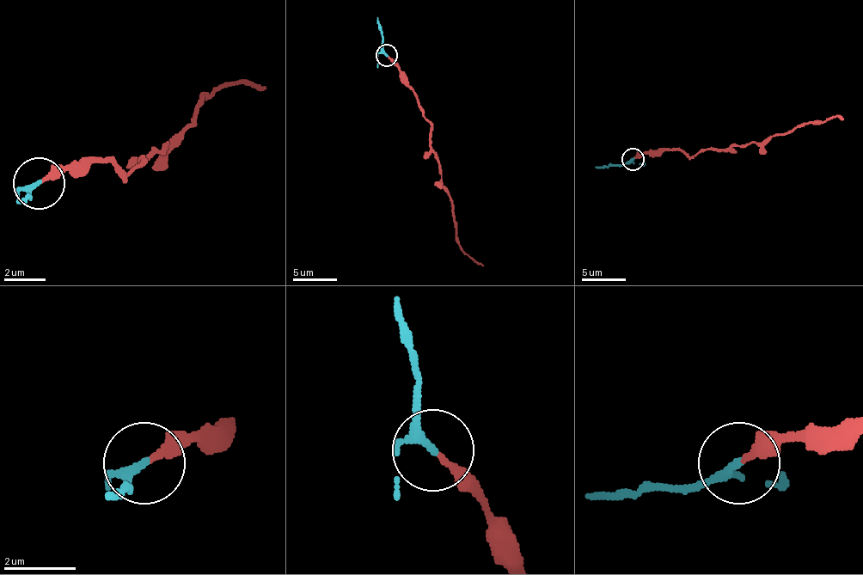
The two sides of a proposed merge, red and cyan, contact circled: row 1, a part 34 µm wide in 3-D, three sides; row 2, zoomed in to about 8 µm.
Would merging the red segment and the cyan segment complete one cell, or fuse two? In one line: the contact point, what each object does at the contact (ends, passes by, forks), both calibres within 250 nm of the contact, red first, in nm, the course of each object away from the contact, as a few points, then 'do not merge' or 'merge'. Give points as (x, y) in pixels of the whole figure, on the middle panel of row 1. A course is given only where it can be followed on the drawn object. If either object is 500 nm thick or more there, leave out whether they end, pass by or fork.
at (386, 55); red ends there; cyan passes by; 240 nm thick on the red side, 200 nm on the other; red runs (387, 56), (431, 124), (431, 150), (442, 172), (442, 187), (450, 198), (457, 242), (484, 265); cyan runs (387, 56), (382, 49), (378, 18); merge

